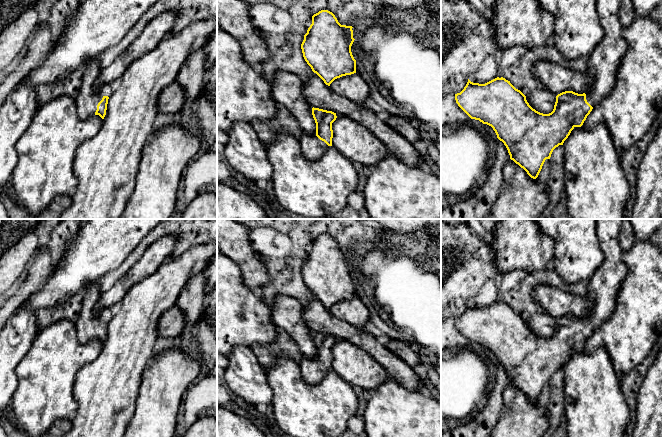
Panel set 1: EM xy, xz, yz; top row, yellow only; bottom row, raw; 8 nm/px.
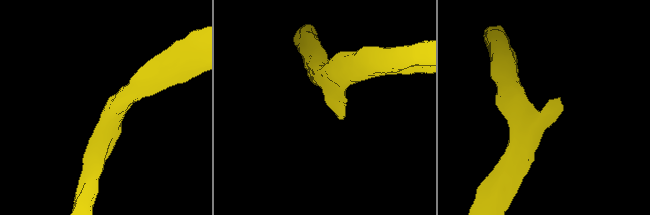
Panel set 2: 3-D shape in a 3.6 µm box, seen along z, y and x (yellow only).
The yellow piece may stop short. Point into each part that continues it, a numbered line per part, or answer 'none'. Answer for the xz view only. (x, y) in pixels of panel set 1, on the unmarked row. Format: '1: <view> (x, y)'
1: xz (313, 372)

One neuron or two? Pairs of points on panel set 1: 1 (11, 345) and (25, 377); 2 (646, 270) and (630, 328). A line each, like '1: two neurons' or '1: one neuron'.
1: two neurons
2: one neuron

